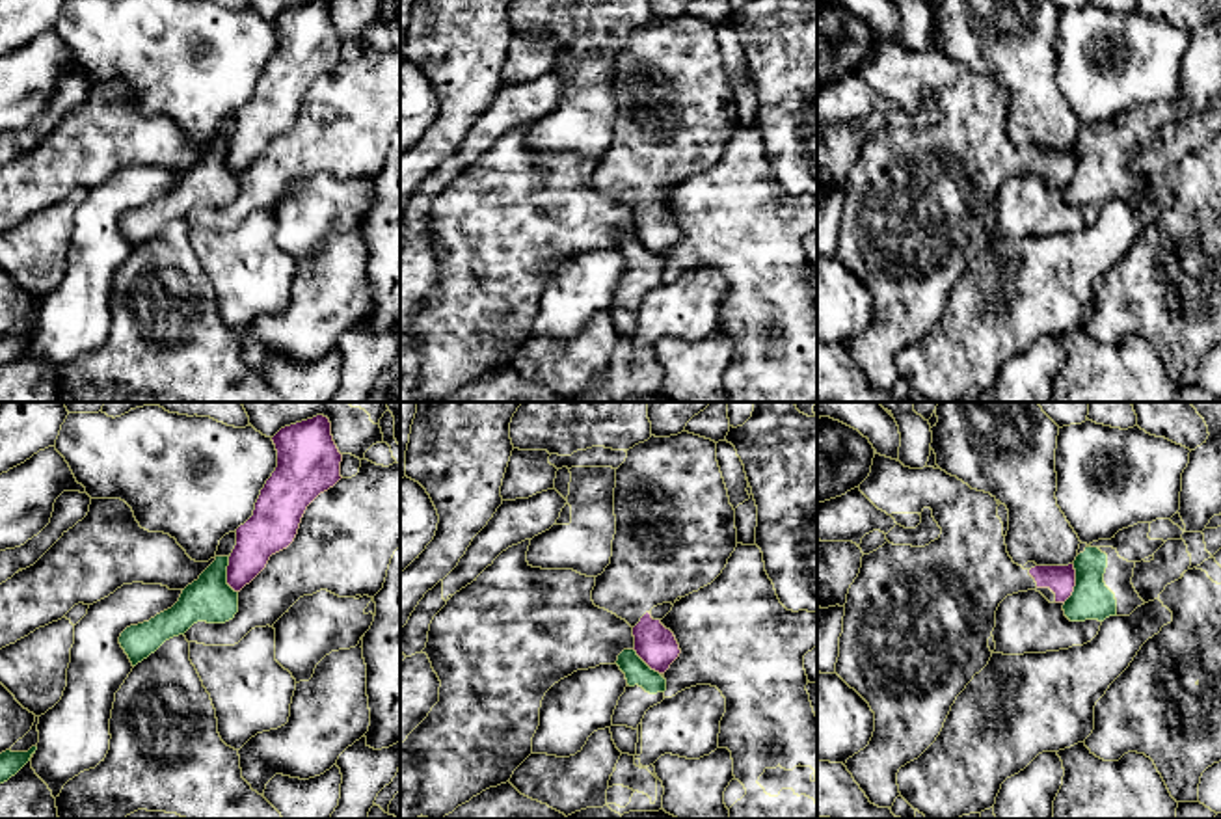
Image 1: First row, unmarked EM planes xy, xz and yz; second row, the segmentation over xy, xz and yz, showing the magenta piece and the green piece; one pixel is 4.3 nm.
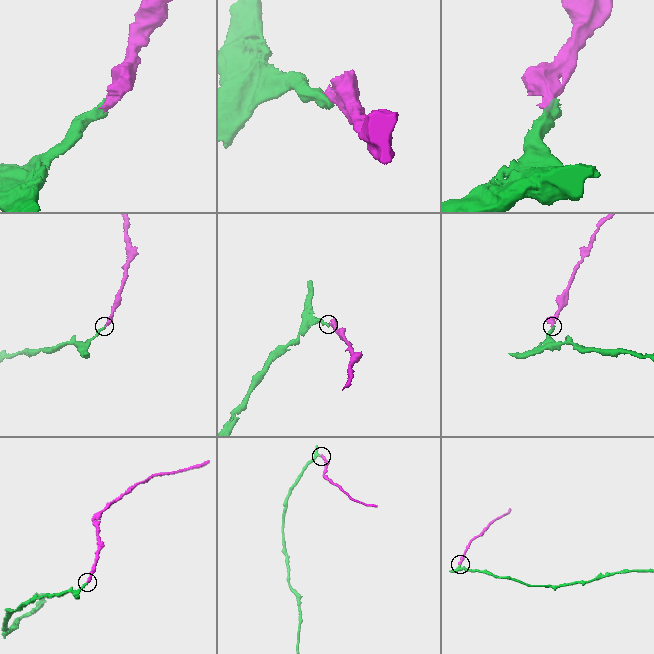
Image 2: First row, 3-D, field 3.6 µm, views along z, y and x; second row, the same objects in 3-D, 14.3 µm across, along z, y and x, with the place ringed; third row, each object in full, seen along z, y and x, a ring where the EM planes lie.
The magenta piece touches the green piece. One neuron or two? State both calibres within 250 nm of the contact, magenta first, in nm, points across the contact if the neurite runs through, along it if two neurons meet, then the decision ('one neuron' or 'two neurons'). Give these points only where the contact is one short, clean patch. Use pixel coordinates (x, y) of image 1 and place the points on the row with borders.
calibres 130 and 180 nm; border yz (1074, 564), (1074, 590), (1063, 602); two neurons

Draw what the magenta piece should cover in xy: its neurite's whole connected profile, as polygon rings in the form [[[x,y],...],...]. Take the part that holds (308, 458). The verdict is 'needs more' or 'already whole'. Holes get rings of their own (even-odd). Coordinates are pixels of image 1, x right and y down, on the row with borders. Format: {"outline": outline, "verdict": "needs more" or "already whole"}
{"outline": [[[328,417],[285,426],[272,441],[277,467],[261,490],[253,516],[236,529],[229,557],[227,584],[235,592],[249,584],[272,555],[294,542],[307,506],[342,478],[342,454]]], "verdict": "already whole"}

